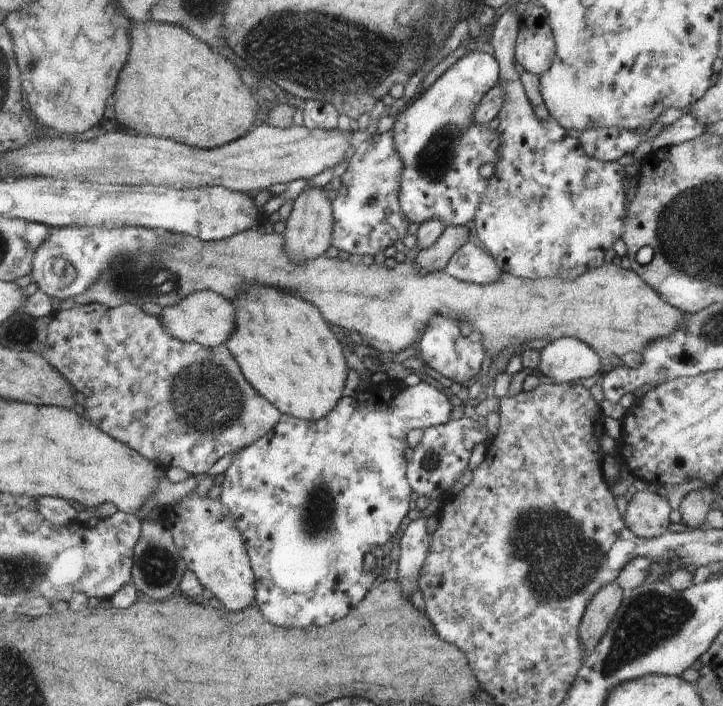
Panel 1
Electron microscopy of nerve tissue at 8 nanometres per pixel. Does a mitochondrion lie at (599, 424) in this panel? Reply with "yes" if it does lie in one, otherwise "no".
no

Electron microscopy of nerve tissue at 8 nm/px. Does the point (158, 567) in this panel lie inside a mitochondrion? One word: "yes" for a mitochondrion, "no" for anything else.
yes

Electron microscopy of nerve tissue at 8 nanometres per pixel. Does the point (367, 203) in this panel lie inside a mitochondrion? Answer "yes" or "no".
no

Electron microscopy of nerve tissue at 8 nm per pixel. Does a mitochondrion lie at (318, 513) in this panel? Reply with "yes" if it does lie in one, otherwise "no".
yes

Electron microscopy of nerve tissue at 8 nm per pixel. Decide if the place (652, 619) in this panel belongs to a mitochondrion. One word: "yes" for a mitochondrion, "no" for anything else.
yes

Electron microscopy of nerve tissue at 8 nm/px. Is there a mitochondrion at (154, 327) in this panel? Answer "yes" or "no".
no

